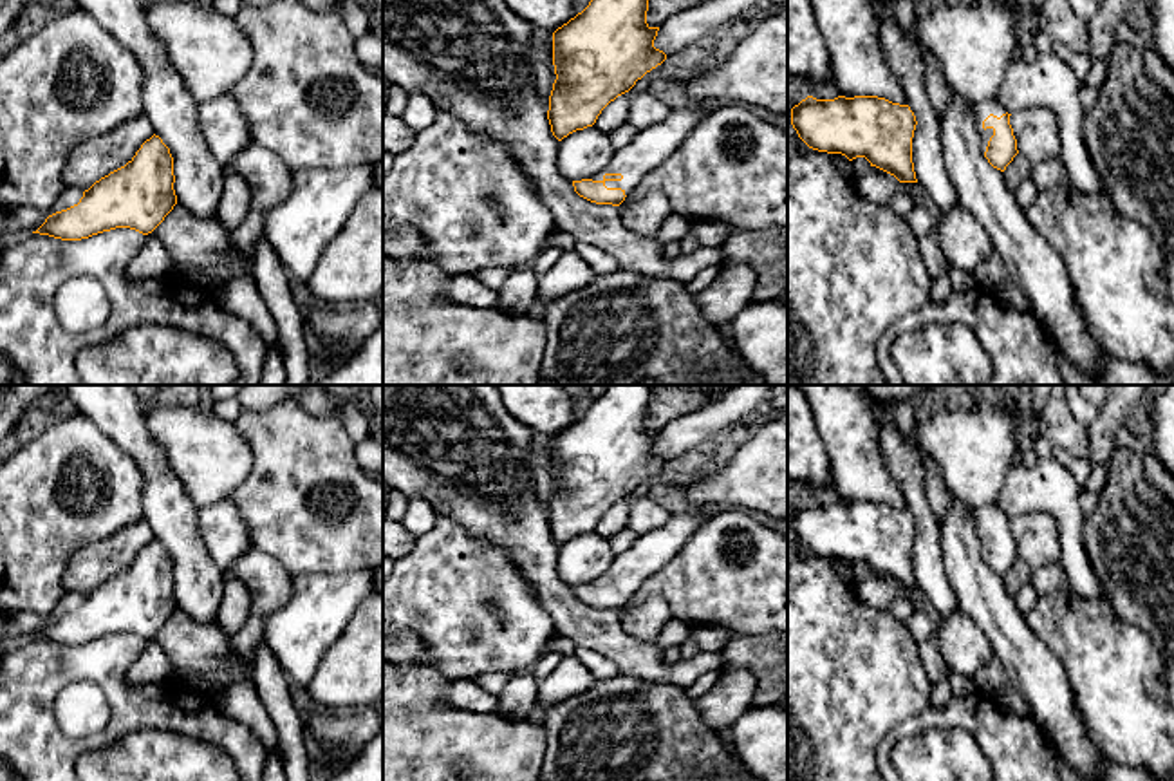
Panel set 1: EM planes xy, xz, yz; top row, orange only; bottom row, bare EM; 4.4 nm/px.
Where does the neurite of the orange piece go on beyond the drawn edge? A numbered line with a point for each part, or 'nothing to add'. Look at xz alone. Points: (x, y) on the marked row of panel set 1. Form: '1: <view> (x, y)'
1: xz (652, 145)

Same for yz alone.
1: yz (981, 109)

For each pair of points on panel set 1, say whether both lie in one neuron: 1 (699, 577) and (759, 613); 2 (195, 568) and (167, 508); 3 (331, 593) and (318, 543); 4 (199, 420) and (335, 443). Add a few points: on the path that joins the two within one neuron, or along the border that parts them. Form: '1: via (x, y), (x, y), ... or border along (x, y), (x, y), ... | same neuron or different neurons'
1: via (714, 581), (726, 581), (745, 599) | same neuron
2: via (188, 554), (174, 523) | same neuron
3: border along (363, 568), (342, 573), (293, 575) | different neurons
4: border along (233, 423), (250, 447), (251, 465) | different neurons

